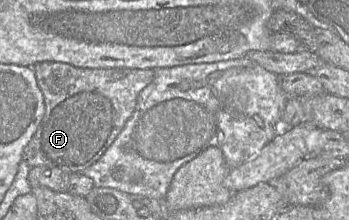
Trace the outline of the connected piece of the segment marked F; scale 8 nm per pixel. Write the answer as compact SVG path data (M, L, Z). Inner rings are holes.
M42 62L32 67L45 101L45 115L24 150L23 159L31 166L60 168L69 174L82 173L105 153L135 111L140 92L154 77L154 69L79 68L63 62Z

